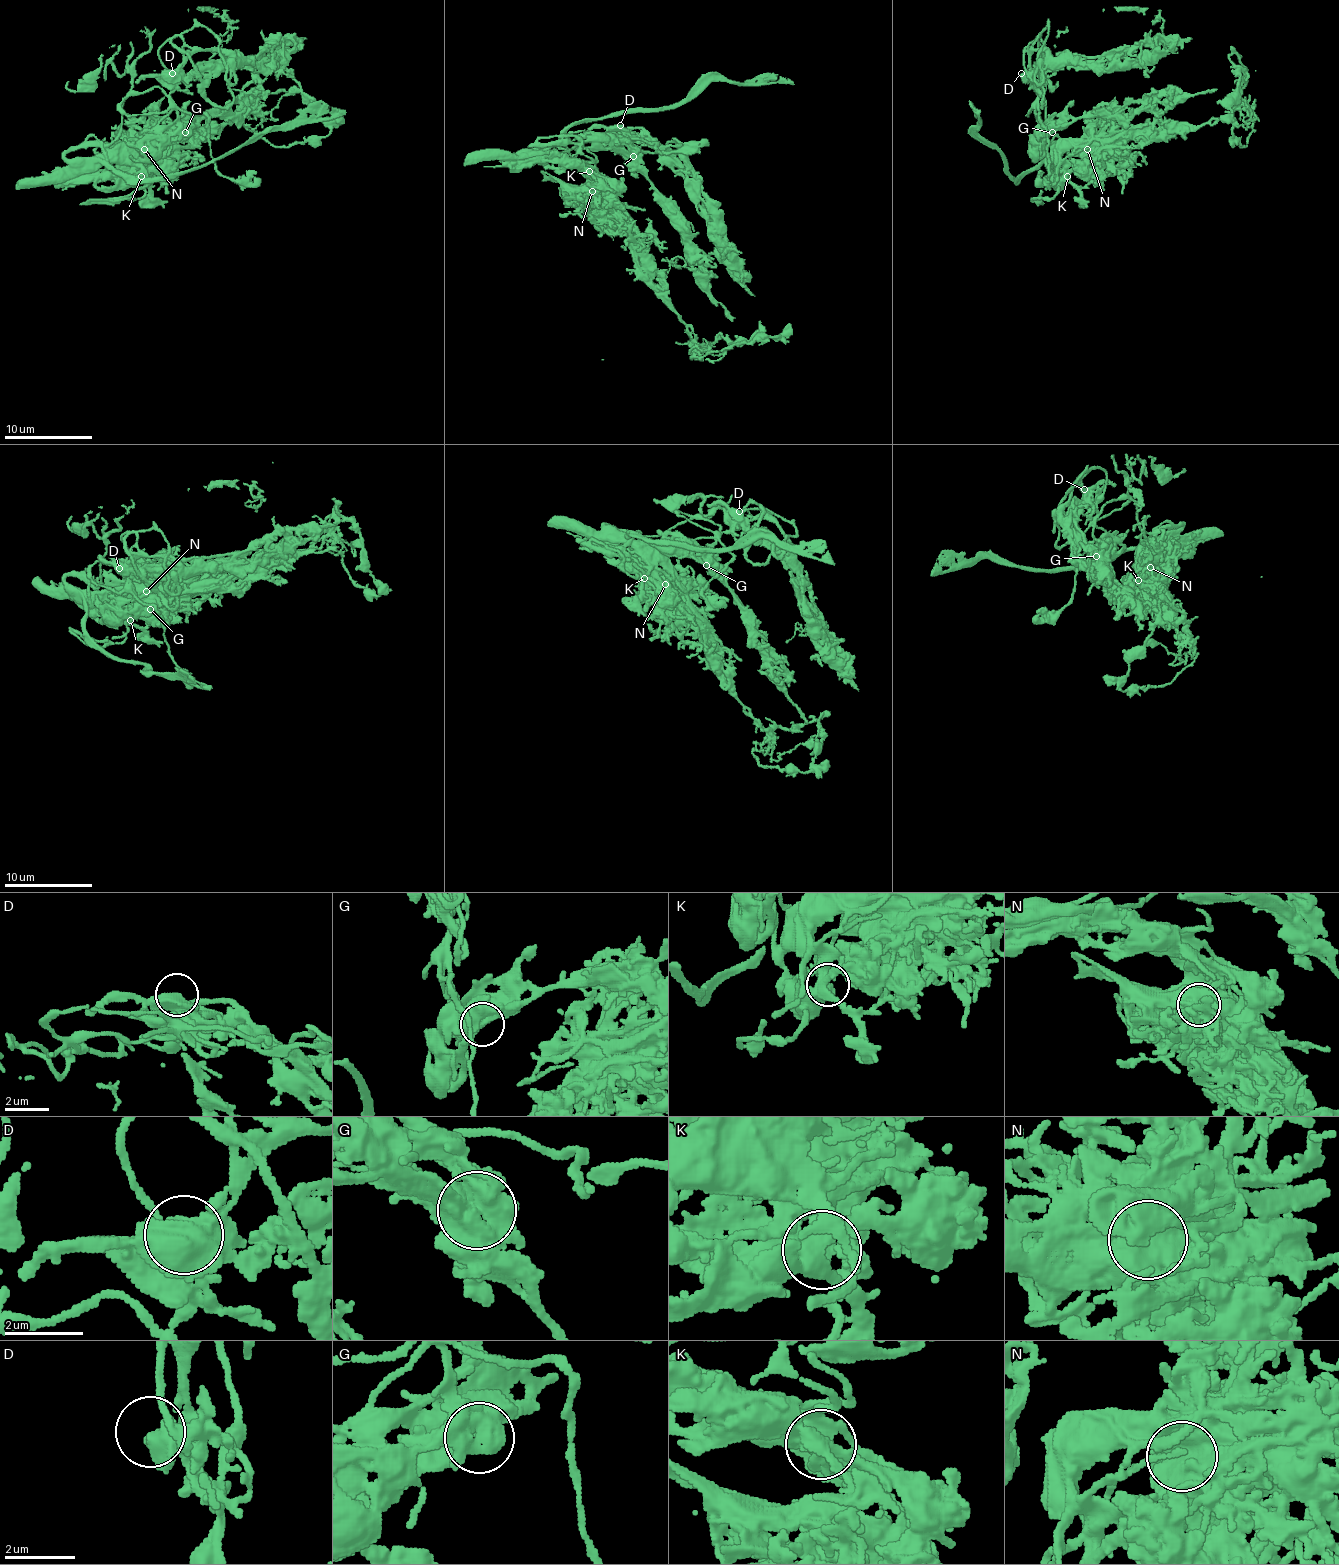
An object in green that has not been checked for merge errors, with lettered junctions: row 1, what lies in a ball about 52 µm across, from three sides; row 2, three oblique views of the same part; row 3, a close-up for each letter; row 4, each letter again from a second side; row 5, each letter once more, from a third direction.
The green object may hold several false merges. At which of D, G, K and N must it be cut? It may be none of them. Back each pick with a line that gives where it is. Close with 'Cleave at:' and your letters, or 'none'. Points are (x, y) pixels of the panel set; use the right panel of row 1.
N: place (1087, 149)
Cleave at: N

